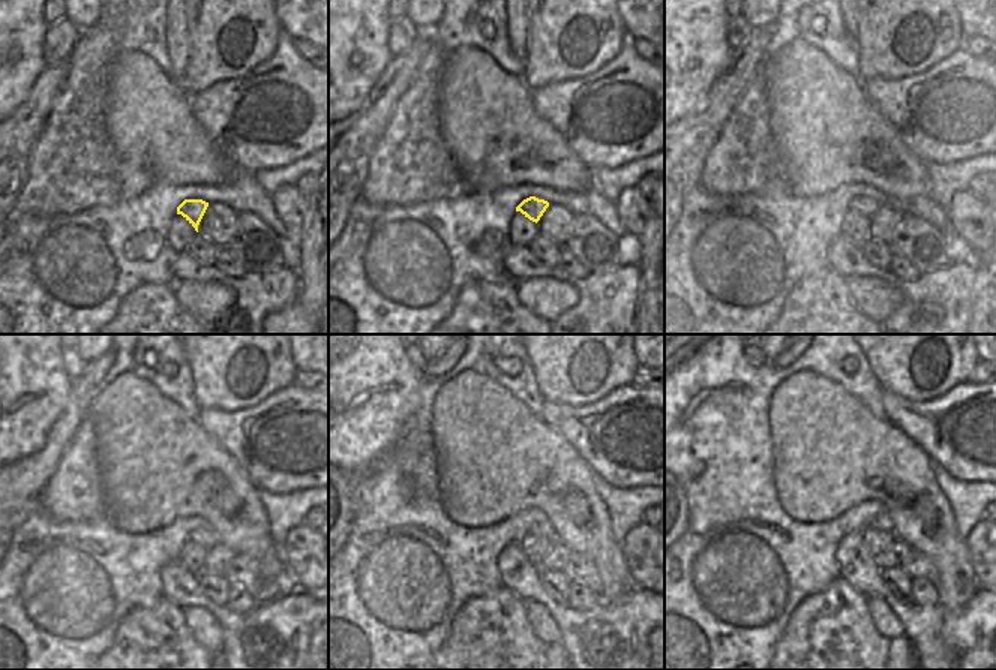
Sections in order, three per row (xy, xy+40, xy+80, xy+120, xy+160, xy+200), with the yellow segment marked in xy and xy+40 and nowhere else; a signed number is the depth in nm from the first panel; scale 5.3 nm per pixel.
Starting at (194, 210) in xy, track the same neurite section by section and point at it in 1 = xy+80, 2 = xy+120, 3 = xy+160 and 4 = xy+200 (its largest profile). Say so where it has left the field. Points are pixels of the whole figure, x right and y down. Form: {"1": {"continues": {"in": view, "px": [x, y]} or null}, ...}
{"1": {"continues": {"in": "xy+80", "px": [863, 204]}}, "2": {"continues": {"in": "xy+120", "px": [206, 535]}}, "3": {"continues": {"in": "xy+160", "px": [542, 526]}}, "4": {"continues": {"in": "xy+200", "px": [881, 520]}}}

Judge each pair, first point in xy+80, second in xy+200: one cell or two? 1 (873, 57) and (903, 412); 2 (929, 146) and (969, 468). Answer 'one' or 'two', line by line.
1: two
2: one

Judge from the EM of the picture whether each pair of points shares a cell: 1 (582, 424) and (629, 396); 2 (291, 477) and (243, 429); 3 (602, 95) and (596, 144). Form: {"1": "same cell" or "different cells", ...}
{"1": "same cell", "2": "same cell", "3": "same cell"}

